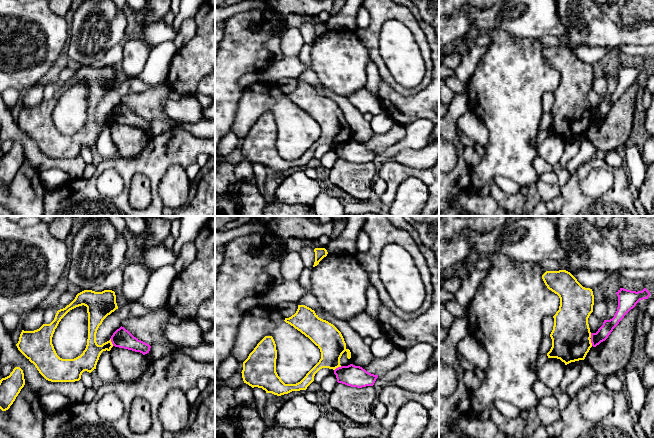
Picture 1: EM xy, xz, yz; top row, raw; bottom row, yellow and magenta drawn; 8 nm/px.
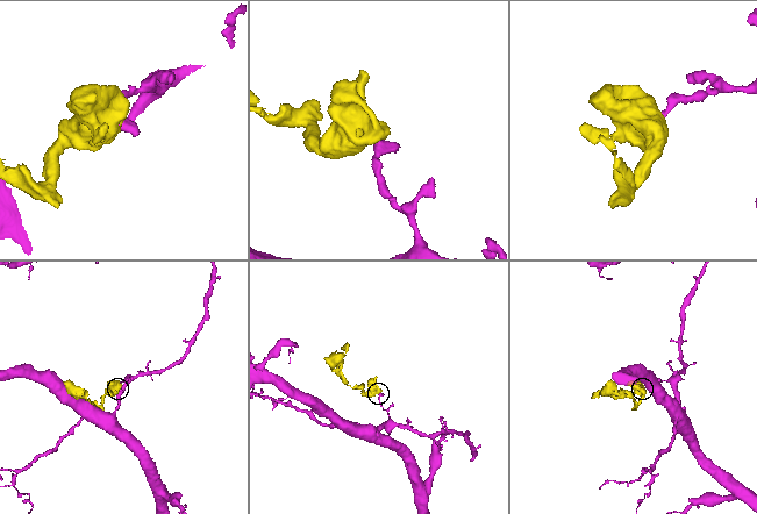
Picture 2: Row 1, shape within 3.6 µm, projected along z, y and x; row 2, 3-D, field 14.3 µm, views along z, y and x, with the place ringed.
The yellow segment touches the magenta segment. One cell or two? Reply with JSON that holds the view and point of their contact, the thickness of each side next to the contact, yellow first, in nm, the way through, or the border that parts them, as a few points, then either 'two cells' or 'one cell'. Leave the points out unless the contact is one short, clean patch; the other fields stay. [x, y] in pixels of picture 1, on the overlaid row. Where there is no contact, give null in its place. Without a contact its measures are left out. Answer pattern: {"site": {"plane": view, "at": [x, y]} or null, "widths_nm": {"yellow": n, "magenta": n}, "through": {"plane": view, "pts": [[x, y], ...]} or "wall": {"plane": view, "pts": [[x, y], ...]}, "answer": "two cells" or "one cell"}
{"site": {"plane": "xy", "at": [111, 342]}, "widths_nm": {"yellow": 160, "magenta": 160}, "wall": {"plane": "xy", "pts": [[110, 338], [113, 345]]}, "answer": "two cells"}

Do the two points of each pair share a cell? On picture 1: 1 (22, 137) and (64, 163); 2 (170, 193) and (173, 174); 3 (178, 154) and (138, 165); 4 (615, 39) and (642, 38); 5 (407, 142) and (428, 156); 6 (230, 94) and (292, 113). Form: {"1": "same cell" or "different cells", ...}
{"1": "same cell", "2": "same cell", "3": "same cell", "4": "same cell", "5": "different cells", "6": "different cells"}

